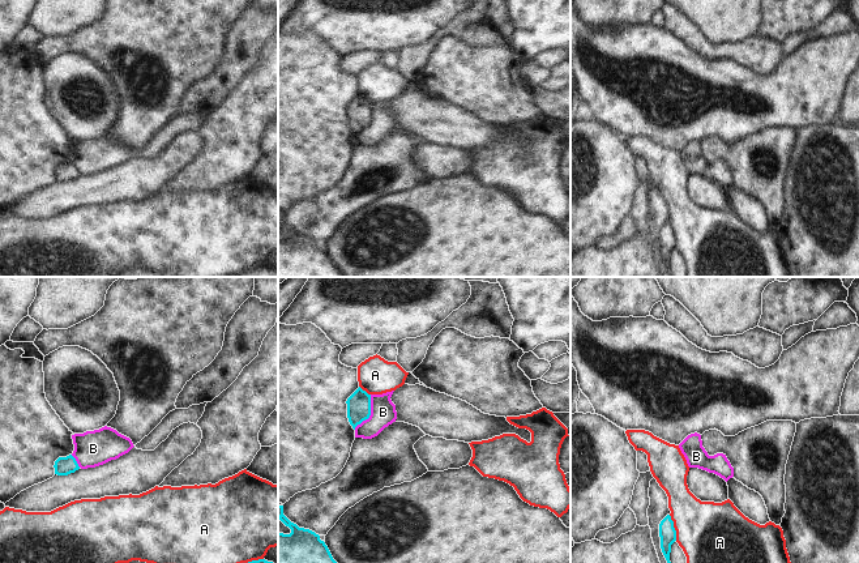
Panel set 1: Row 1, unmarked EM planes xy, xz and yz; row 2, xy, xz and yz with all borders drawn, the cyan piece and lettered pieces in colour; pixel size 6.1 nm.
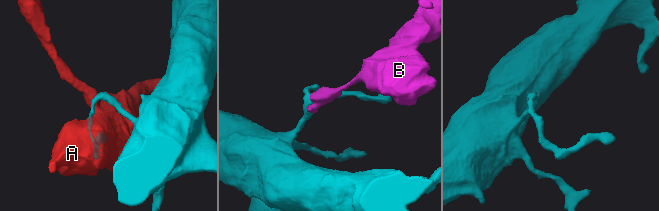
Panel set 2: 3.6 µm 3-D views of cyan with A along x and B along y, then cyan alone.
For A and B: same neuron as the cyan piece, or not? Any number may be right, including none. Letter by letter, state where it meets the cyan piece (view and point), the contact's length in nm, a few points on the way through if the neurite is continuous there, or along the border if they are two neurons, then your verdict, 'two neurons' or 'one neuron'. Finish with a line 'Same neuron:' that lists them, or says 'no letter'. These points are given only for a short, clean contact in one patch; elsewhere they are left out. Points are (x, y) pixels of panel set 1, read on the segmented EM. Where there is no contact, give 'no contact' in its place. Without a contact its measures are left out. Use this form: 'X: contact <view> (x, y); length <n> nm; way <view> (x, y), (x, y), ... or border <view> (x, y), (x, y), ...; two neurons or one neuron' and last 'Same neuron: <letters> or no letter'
A: contact yz (674, 528); length 170 nm; two neurons
B: contact xz (370, 413); length 240 nm; border xz (371, 395), (371, 414), (354, 429); two neurons
Same neuron: no letter

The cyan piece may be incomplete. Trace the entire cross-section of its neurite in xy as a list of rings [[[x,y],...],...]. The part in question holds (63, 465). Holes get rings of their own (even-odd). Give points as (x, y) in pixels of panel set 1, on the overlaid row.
[[[72,455],[67,456],[67,457],[59,457],[55,461],[54,468],[55,468],[55,474],[57,474],[57,475],[68,475],[80,469],[76,458]]]

